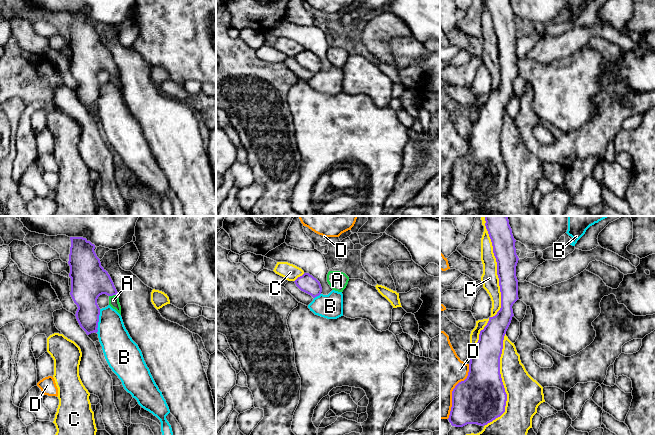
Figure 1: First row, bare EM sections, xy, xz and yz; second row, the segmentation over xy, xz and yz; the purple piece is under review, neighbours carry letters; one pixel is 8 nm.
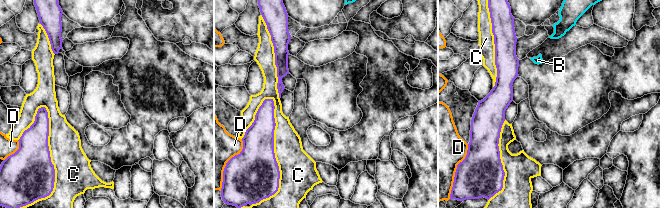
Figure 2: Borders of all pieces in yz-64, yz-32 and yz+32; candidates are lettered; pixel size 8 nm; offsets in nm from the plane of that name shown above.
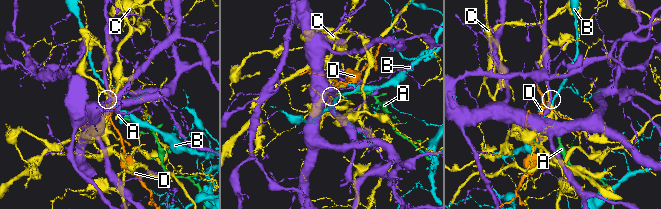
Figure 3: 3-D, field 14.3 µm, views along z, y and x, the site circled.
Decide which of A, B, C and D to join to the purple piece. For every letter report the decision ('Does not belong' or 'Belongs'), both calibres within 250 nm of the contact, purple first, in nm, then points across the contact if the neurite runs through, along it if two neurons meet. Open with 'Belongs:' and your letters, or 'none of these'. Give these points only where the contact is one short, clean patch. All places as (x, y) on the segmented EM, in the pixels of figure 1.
Belongs: A
A: Belongs. Thickness 300 nm (purple) against 80 nm. Path across: xy (89, 280), (98, 281), (112, 295), (113, 300)
B: Does not belong. Thickness 220 nm (purple) against 260 nm
C: Does not belong. Thickness 180 nm (purple) against 140 nm
D: Does not belong. Thickness 400 nm (purple) against 360 nm

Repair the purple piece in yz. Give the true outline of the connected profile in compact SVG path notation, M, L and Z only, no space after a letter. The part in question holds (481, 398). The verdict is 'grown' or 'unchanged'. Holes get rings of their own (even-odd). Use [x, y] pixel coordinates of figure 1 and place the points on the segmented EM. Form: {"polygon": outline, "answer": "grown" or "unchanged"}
{"polygon": "M485 216L485 221L497 262L501 308L495 316L489 318L487 325L480 331L479 340L471 353L468 376L464 381L459 382L452 391L452 407L448 420L455 427L463 427L467 424L487 425L505 412L507 401L500 374L500 357L504 336L514 316L512 306L519 299L516 277L519 258L516 254L516 240L513 237L508 217Z", "answer": "unchanged"}

